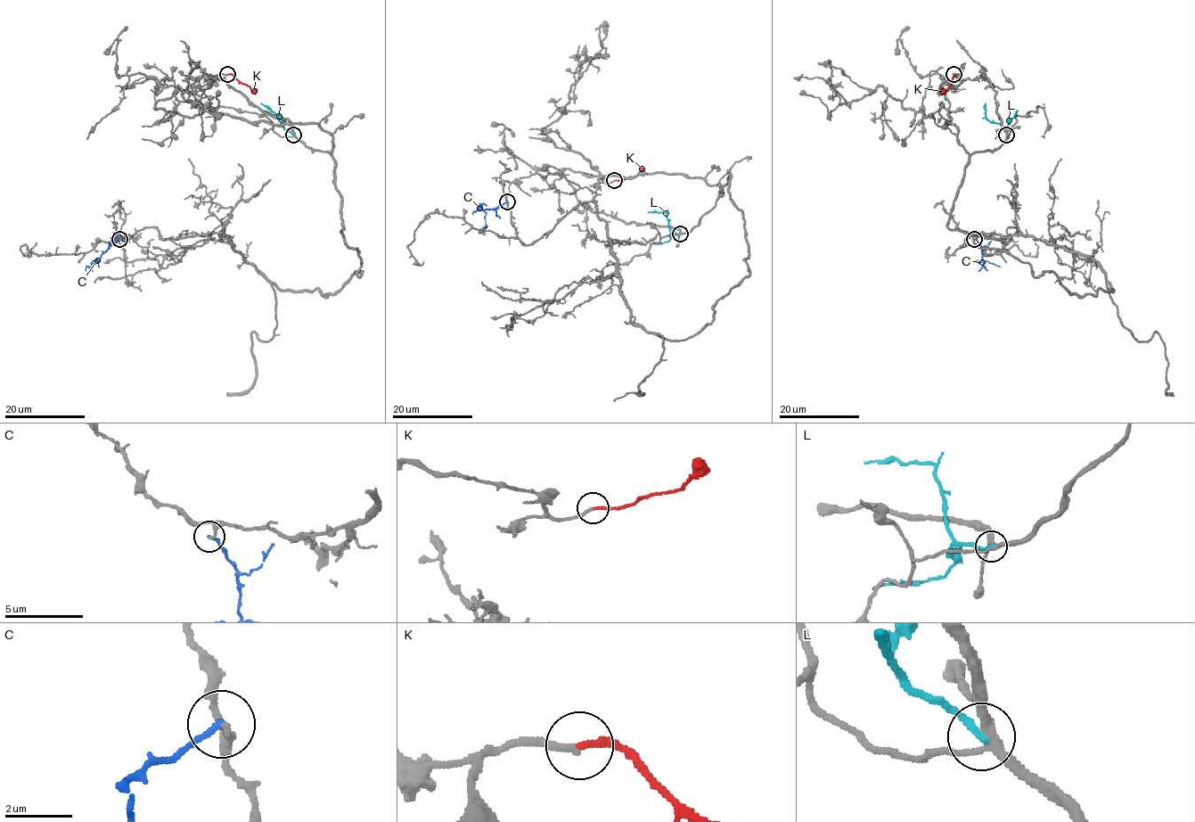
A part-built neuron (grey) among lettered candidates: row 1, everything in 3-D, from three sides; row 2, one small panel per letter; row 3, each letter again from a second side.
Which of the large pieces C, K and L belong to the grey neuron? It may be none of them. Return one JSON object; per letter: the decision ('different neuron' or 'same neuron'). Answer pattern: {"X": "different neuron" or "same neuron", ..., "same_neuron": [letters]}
{"C": "different neuron", "K": "same neuron", "L": "different neuron", "same_neuron": ["K"]}

